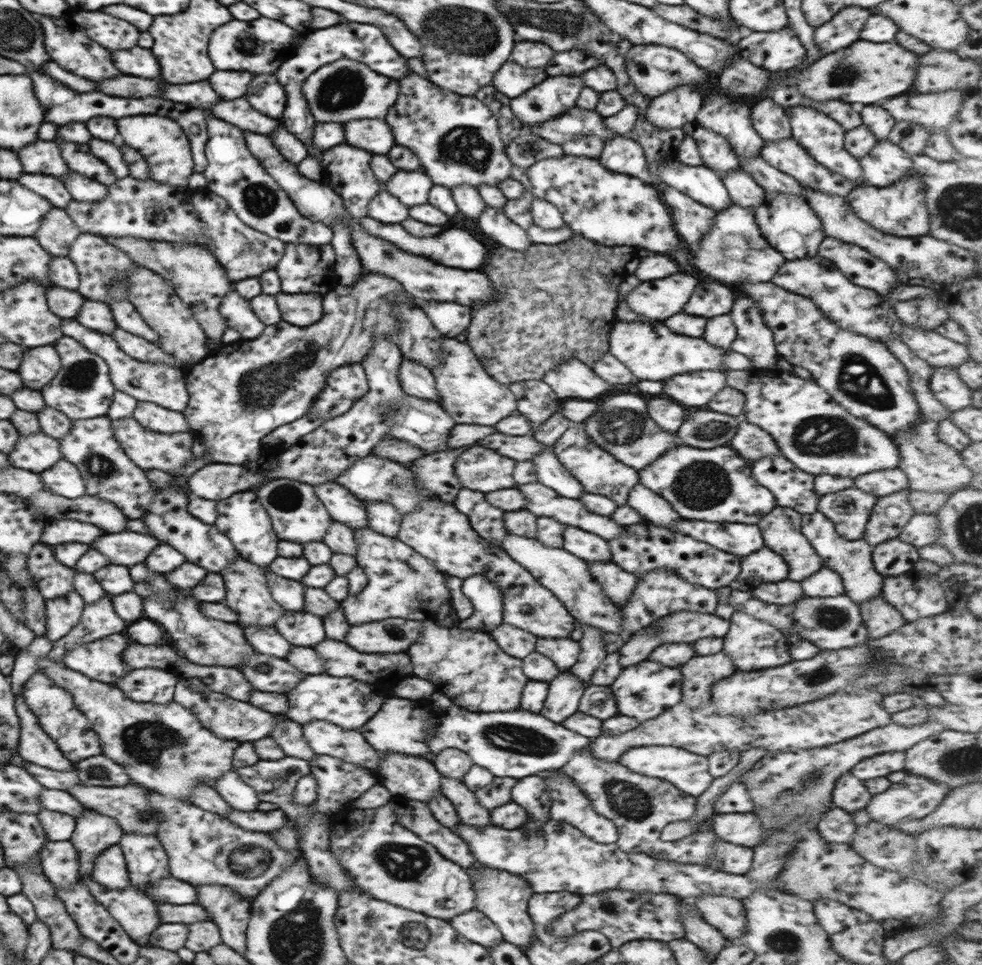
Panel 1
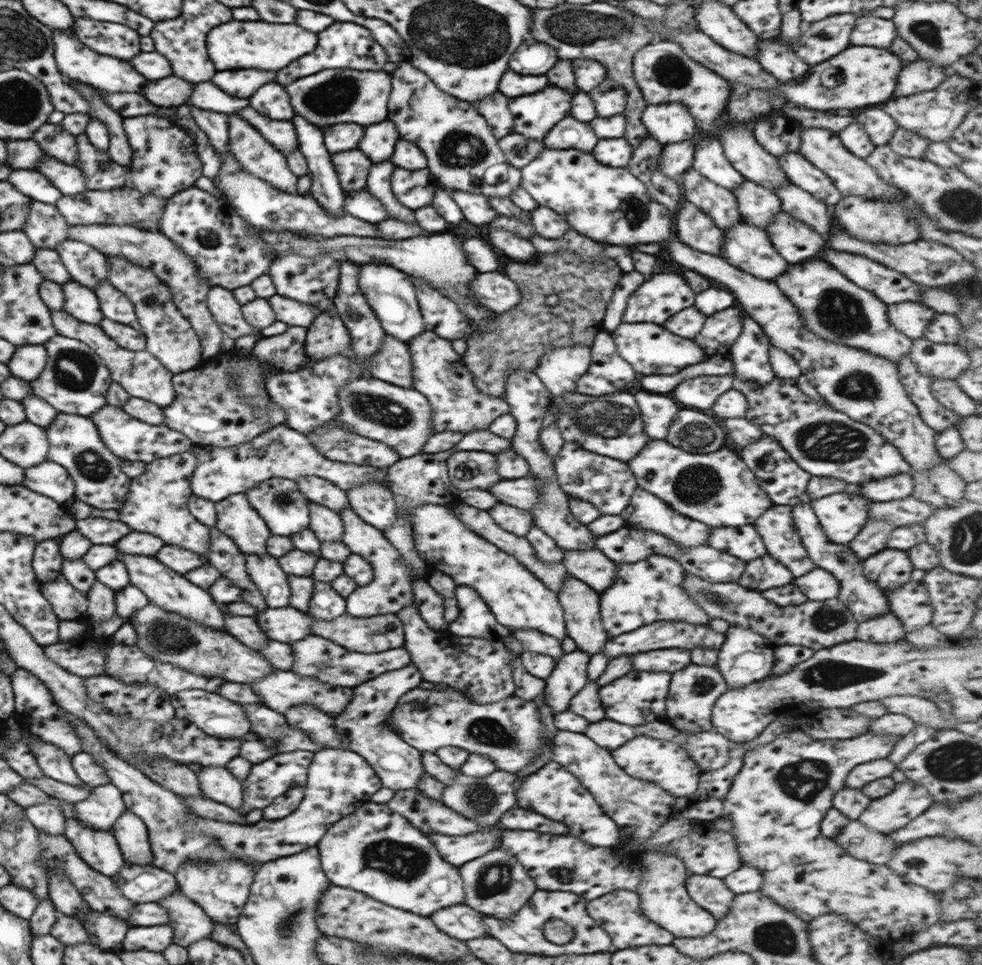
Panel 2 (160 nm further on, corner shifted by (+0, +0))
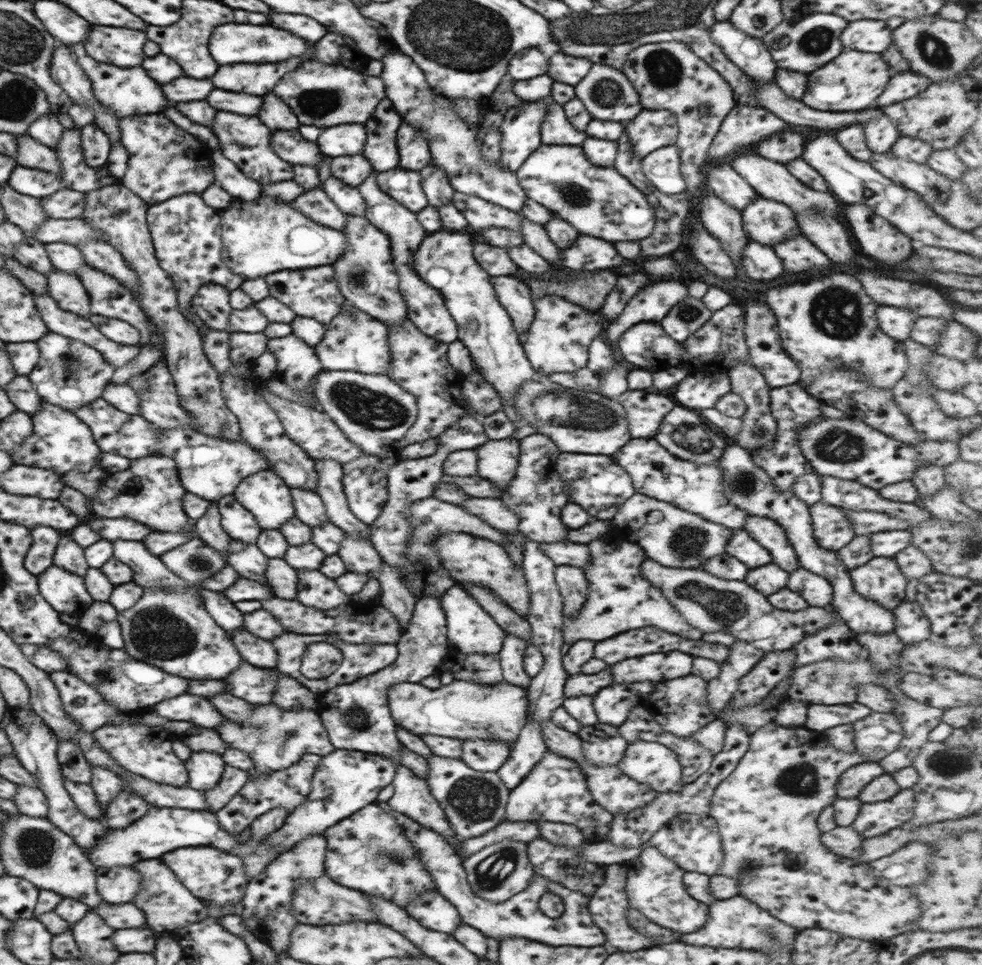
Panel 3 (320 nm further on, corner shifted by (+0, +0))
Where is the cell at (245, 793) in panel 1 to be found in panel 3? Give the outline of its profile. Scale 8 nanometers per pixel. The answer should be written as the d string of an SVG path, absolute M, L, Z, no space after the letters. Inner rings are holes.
M196 751L185 760L189 774L188 786L196 790L211 789L221 777L225 762L220 755L206 751Z

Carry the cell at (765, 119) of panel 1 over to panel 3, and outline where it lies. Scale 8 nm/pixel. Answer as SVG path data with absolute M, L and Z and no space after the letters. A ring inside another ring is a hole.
M780 132L757 144L757 154L776 163L800 159L805 146L804 138L796 132Z

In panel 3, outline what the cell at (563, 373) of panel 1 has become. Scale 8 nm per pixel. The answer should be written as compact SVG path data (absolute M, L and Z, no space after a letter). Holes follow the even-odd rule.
M546 295L533 301L535 317L528 338L522 343L532 368L545 380L552 374L576 372L586 366L590 343L603 335L605 323L599 311L591 311L559 296Z

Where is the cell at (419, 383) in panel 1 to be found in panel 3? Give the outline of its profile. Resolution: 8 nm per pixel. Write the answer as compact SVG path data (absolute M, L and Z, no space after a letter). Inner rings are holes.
M342 309L325 326L324 338L313 346L323 370L344 370L364 374L382 374L389 376L391 354L388 344L388 326L358 310Z

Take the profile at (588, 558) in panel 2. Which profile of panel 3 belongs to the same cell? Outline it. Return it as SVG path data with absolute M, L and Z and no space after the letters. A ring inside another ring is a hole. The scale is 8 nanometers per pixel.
M562 541L555 543L541 543L541 550L546 556L550 556L556 565L570 565L581 568L586 572L585 568L589 566L589 550L587 544L578 544L576 542Z

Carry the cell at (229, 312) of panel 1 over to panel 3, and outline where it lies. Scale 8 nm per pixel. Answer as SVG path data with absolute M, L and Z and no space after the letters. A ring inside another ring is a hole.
M206 282L197 293L192 297L191 306L193 312L197 314L210 329L226 331L227 324L232 312L229 303L228 290L221 284L215 282Z

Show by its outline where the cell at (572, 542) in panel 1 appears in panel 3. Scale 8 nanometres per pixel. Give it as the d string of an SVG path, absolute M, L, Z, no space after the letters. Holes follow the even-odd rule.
M540 433L531 434L519 441L519 463L516 474L505 488L501 499L519 518L517 530L528 539L540 543L568 541L570 528L560 520L560 511L569 503L563 491L563 483L556 470L556 459L560 449L554 442Z

